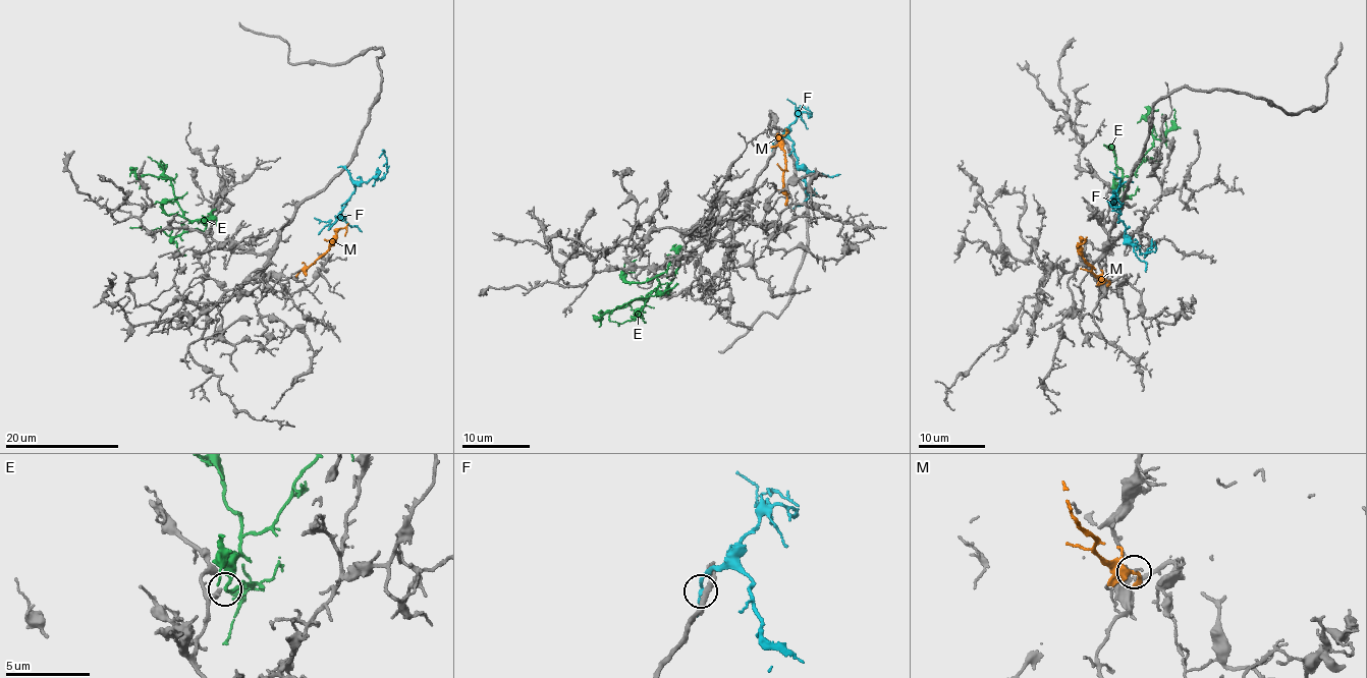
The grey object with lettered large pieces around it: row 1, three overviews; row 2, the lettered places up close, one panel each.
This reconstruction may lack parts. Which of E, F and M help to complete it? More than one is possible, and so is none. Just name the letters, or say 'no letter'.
E

